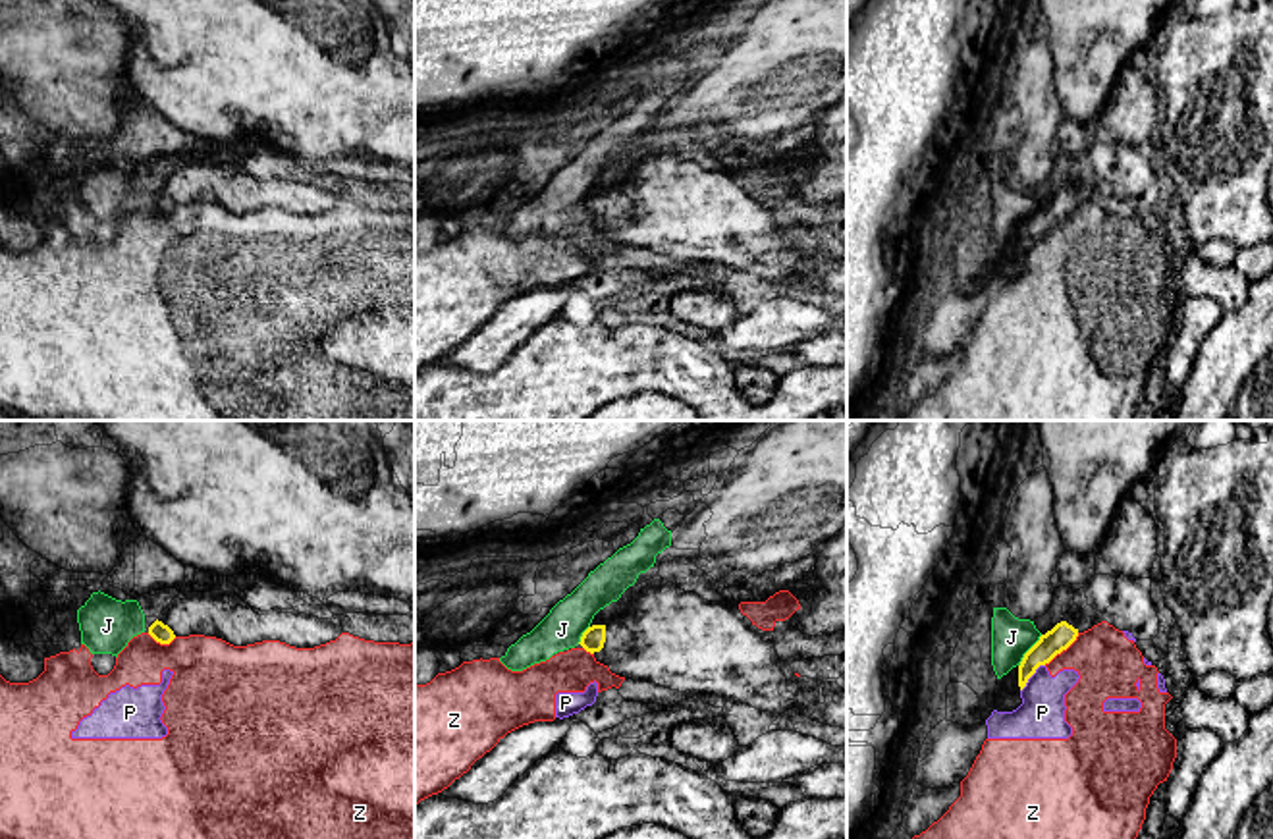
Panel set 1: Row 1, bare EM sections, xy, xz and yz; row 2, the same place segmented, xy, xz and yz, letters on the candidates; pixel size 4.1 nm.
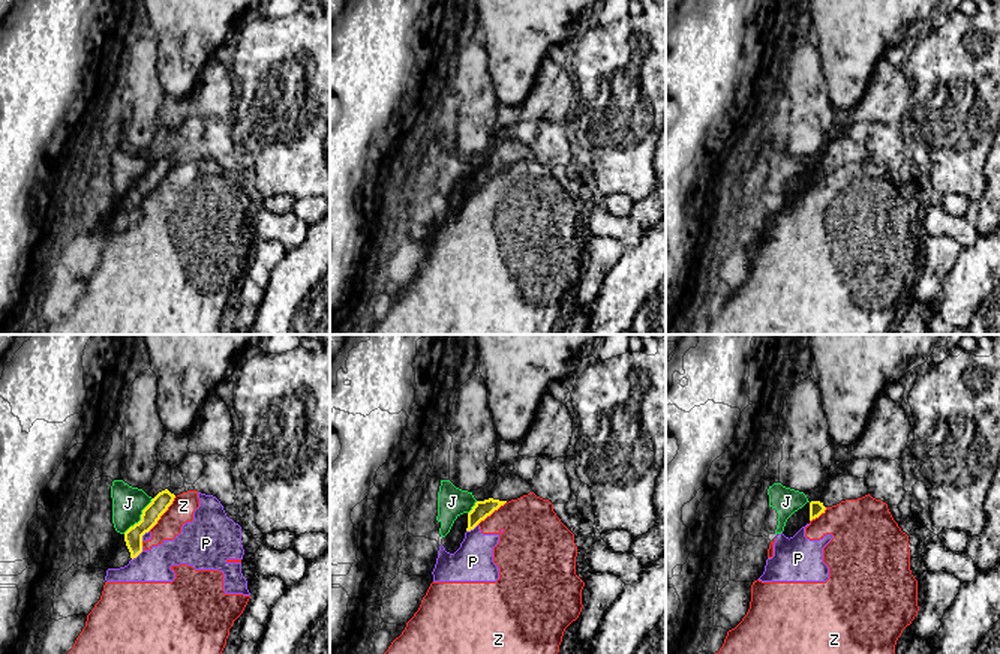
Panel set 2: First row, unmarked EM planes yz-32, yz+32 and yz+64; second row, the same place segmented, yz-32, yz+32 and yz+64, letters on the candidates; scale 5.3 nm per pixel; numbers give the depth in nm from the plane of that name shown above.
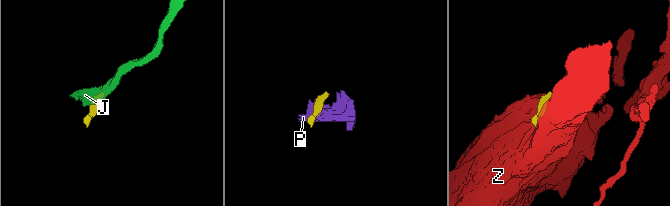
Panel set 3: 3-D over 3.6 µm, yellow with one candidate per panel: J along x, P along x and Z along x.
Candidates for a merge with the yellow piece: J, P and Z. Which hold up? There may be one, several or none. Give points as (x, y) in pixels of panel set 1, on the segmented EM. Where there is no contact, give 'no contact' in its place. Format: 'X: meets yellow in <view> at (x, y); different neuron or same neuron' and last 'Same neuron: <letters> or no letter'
J: meets yellow in yz at (1029, 650); different neuron
P: meets yellow in yz at (1030, 676); different neuron
Z: meets yellow in yz at (1061, 650); different neuron
Same neuron: no letter

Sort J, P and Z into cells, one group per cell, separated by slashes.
J / P Z

